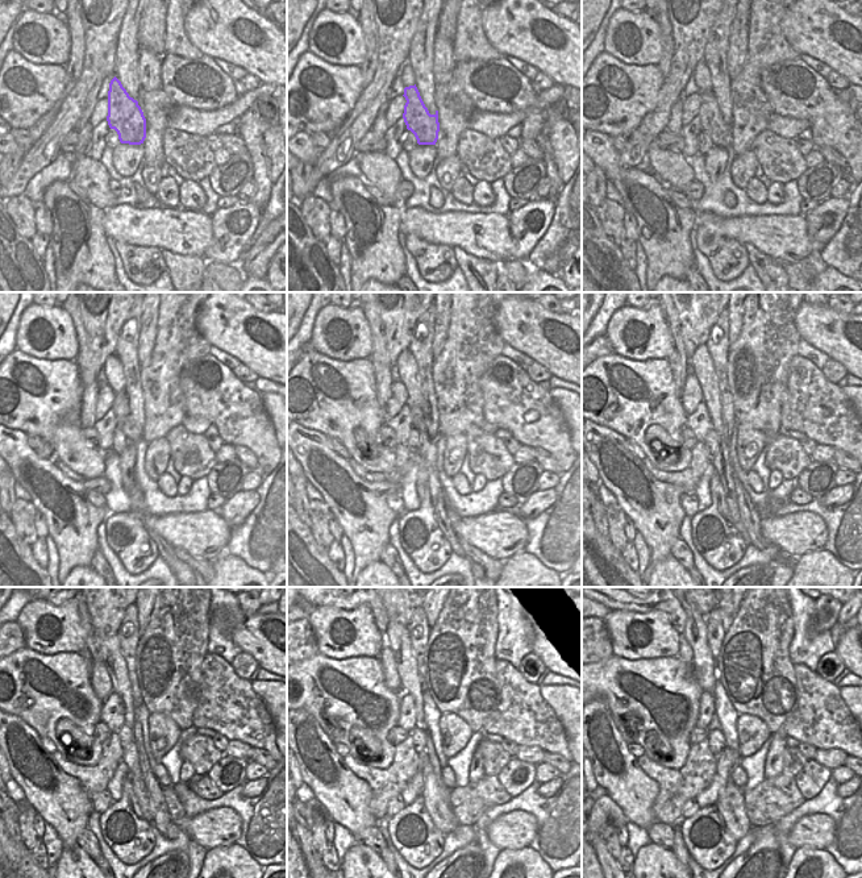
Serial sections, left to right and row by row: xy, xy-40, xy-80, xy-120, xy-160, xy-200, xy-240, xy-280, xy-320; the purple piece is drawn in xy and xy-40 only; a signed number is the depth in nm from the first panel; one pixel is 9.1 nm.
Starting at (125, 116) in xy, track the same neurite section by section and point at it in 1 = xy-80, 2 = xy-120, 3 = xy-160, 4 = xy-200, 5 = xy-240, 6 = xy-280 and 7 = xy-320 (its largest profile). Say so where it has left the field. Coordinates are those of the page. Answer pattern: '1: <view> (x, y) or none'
1: xy-80 (721, 133)
2: xy-120 (125, 421)
3: xy-160 (427, 457)
4: xy-200 (721, 464)
5: xy-240 (130, 754)
6: xy-280 (445, 822)
7: xy-320 (737, 824)

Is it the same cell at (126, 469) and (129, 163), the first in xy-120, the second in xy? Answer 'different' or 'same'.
same

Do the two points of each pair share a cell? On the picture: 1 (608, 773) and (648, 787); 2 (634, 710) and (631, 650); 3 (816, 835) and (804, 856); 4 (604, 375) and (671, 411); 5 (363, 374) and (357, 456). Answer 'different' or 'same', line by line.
1: same
2: different
3: different
4: same
5: same

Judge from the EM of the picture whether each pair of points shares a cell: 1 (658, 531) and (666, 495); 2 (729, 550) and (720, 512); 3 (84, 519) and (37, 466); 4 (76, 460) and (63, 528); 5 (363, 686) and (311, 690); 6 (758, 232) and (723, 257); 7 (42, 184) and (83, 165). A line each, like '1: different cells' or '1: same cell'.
1: same cell
2: same cell
3: same cell
4: different cells
5: same cell
6: different cells
7: different cells

